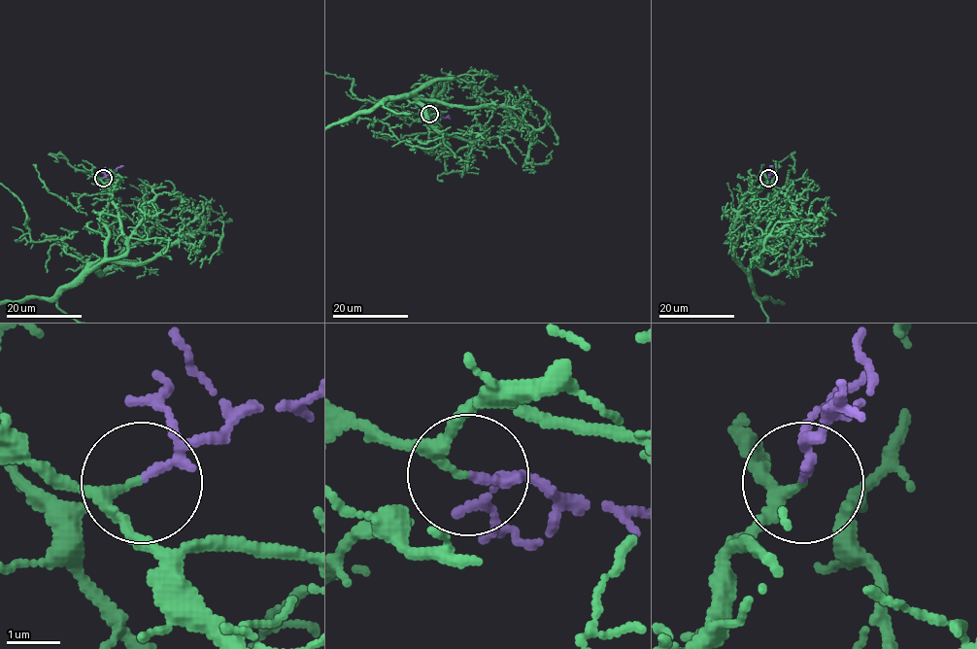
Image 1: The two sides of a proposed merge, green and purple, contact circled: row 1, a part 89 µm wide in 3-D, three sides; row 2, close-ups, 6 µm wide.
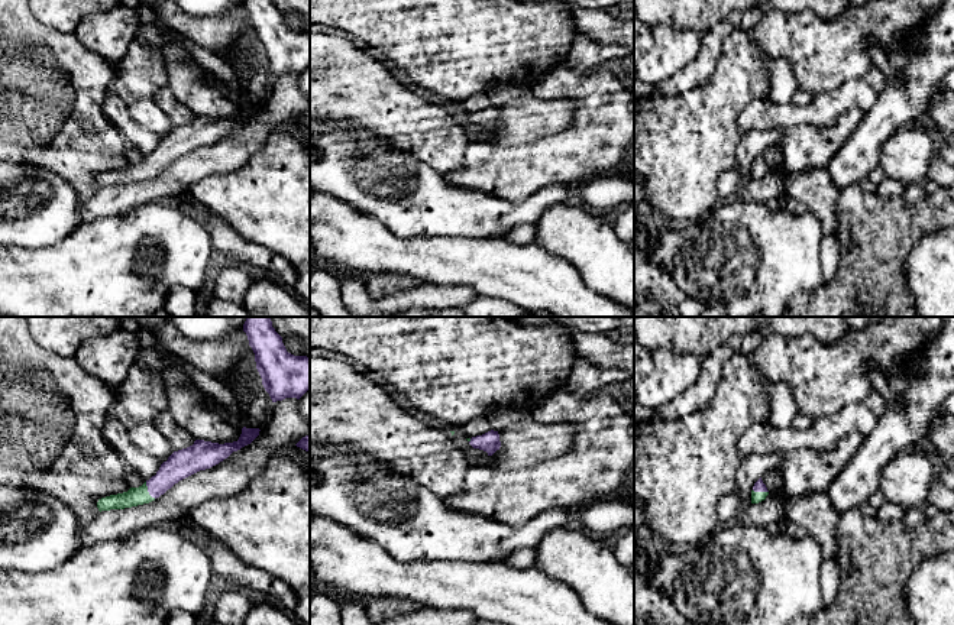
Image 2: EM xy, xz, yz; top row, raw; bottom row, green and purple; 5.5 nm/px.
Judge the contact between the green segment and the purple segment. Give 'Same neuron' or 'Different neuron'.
Same neuron

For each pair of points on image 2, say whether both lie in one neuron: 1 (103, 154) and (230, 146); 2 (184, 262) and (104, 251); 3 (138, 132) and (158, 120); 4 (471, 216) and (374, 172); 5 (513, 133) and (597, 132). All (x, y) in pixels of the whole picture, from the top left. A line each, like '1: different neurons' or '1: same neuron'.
1: different neurons
2: same neuron
3: different neurons
4: same neuron
5: different neurons

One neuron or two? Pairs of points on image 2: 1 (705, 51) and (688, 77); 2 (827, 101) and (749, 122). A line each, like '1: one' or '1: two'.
1: one
2: one

